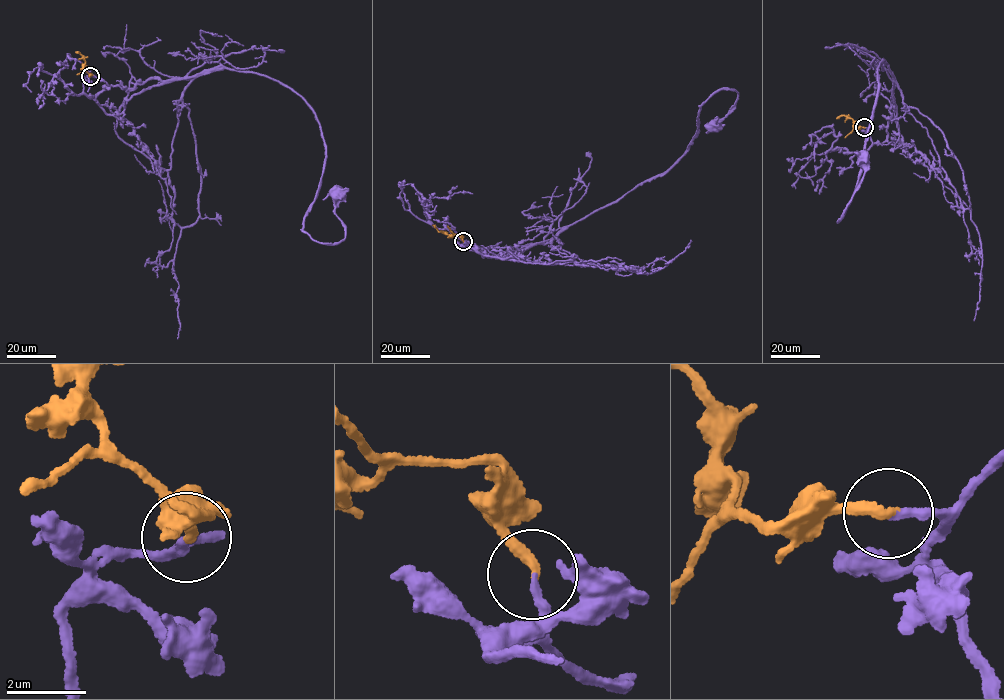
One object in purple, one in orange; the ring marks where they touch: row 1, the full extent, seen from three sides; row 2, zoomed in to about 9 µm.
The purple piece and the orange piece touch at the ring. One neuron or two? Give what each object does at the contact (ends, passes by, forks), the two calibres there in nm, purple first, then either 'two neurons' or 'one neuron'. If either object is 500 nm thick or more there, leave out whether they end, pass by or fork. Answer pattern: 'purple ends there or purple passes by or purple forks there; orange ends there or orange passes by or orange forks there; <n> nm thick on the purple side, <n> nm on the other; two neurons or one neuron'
purple ends there; orange ends there; 200 nm thick on the purple side, 280 nm on the other; one neuron

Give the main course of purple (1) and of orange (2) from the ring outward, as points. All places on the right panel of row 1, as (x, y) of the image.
1: (864, 127), (874, 143), (886, 140), (897, 85), (884, 59), (862, 169), (838, 222), (863, 177), (862, 158)
2: (864, 127), (856, 128), (852, 119), (847, 116), (836, 118)

